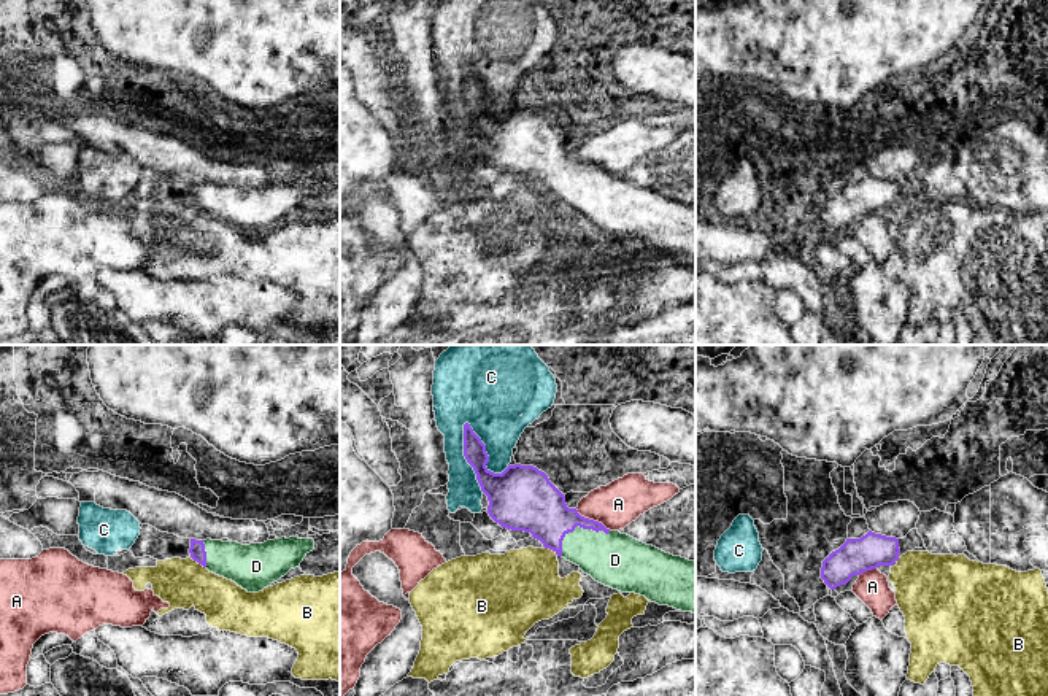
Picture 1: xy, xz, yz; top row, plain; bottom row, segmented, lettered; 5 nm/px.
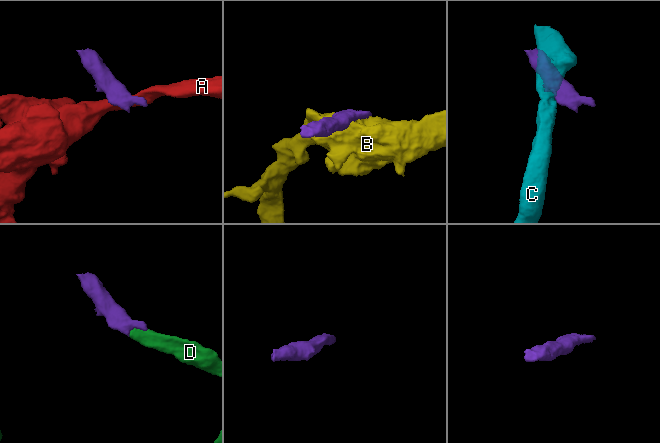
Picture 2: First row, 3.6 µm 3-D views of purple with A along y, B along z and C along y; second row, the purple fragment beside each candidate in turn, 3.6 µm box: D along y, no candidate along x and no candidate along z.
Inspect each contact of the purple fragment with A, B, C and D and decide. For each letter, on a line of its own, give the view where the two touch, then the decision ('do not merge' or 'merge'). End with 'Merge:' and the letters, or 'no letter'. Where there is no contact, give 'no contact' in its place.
A: meets purple in xz; do not merge
B: meets purple in xy; do not merge
C: meets purple in xz; do not merge
D: meets purple in xz; merge
Merge: D

